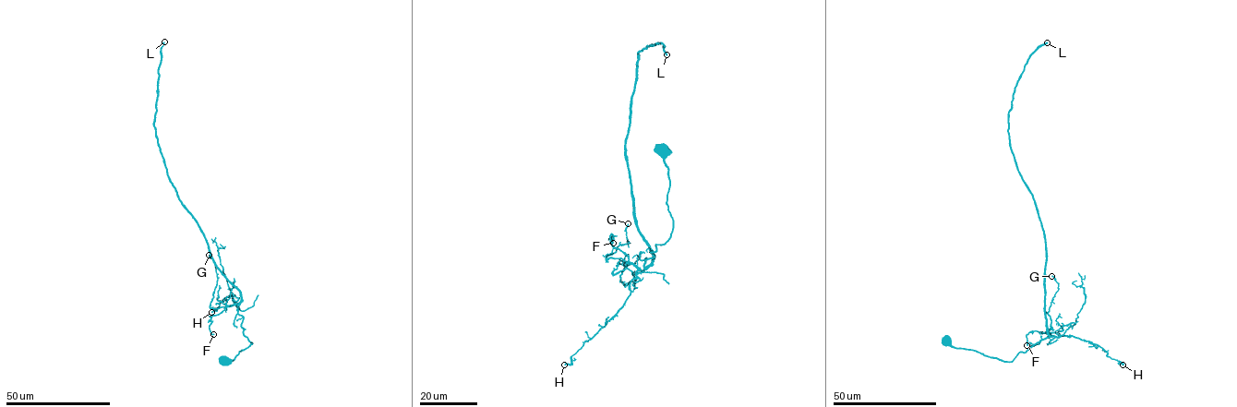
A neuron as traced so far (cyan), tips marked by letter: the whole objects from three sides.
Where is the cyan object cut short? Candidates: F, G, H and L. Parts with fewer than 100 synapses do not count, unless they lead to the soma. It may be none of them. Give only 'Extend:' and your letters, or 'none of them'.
Extend: L

